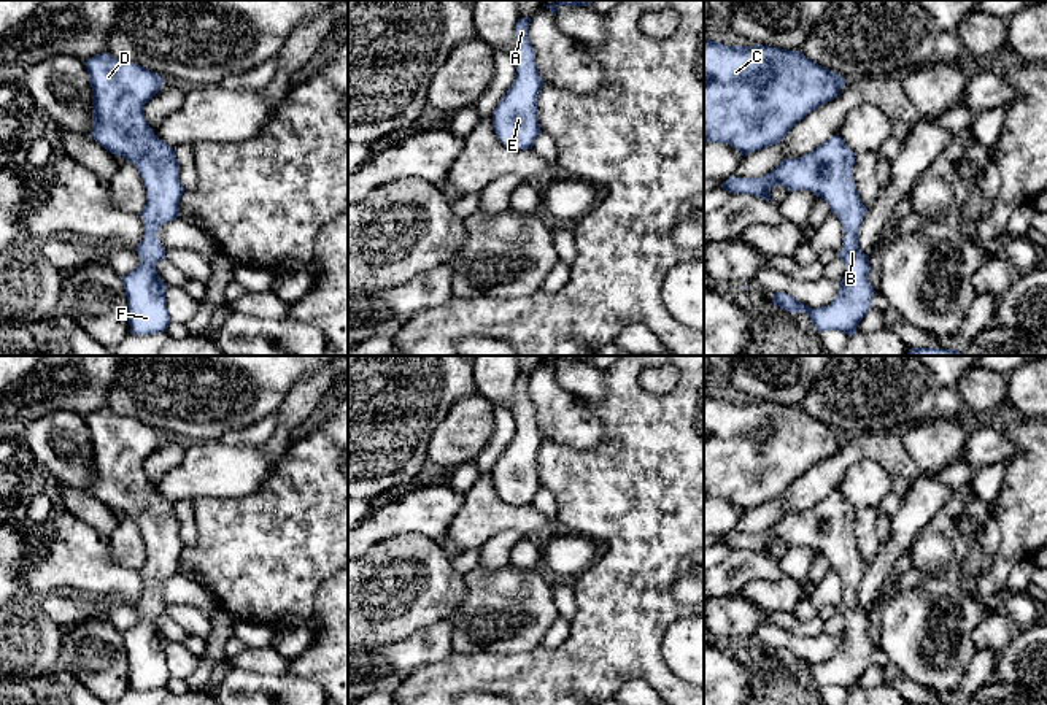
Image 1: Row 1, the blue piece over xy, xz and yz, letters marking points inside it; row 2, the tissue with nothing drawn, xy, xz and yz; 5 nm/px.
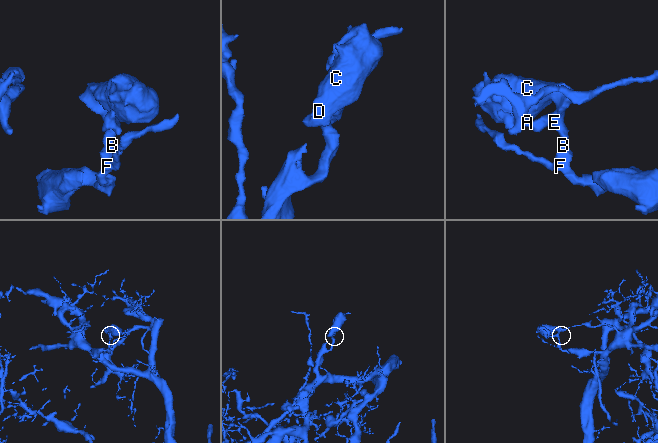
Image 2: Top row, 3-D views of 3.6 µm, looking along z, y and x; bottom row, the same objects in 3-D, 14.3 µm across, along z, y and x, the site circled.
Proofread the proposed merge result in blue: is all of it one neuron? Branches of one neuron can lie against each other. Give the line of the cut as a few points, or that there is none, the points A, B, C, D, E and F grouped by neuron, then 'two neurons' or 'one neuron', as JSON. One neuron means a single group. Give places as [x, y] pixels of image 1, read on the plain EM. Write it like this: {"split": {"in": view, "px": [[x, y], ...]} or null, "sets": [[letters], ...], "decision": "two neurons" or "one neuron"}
{"split": null, "sets": [["A", "B", "C", "D", "E", "F"]], "decision": "one neuron"}

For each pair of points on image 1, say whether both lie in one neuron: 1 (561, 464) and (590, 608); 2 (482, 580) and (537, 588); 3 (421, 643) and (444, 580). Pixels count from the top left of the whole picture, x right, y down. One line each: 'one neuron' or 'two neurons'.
1: one neuron
2: one neuron
3: two neurons

